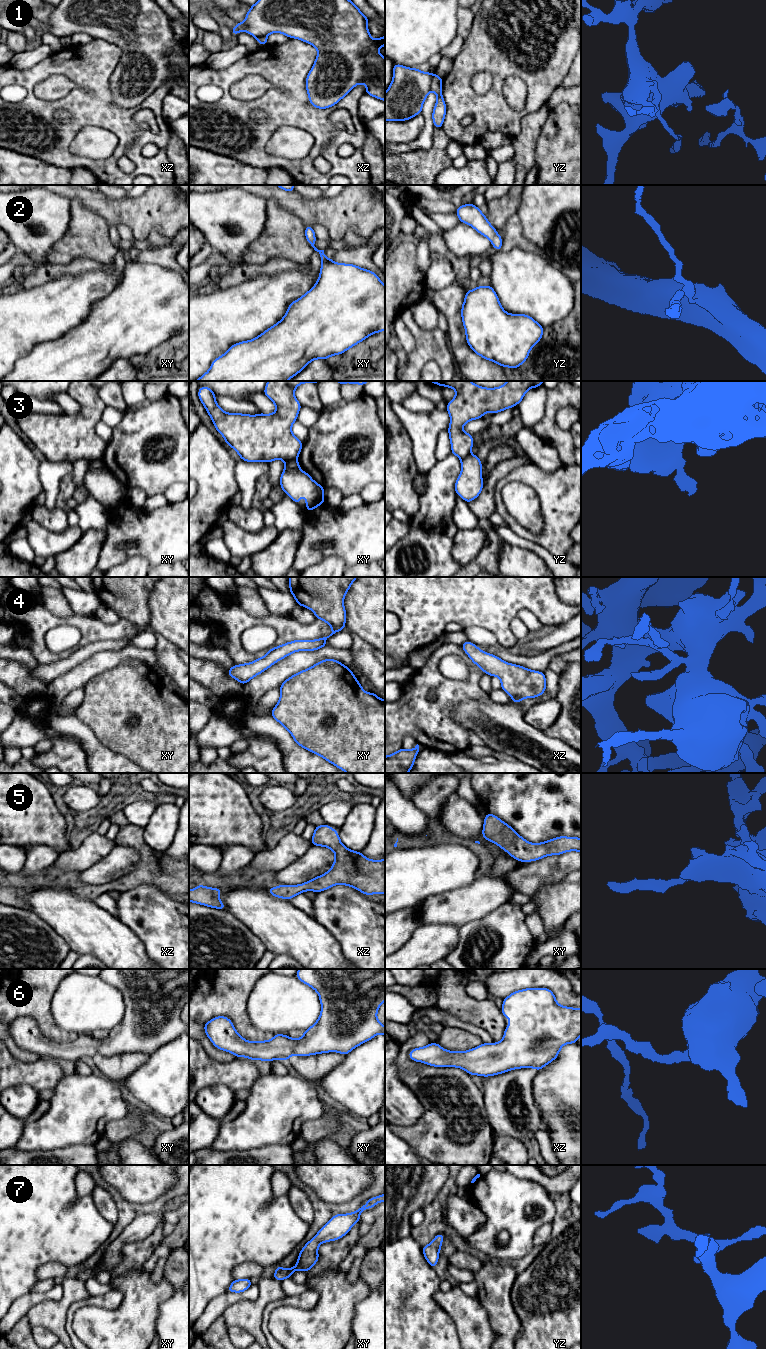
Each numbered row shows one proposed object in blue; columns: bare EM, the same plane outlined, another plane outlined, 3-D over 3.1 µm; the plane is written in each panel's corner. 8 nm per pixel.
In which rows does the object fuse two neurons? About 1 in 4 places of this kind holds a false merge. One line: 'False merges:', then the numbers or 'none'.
False merges: 1, 3

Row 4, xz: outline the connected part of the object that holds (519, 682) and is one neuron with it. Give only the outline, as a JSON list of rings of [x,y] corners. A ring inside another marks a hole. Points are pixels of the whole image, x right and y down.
[[[470,641],[461,644],[465,653],[482,671],[501,680],[501,689],[511,696],[514,703],[522,699],[541,696],[546,691],[543,672],[533,671],[503,661],[496,655],[486,653]]]

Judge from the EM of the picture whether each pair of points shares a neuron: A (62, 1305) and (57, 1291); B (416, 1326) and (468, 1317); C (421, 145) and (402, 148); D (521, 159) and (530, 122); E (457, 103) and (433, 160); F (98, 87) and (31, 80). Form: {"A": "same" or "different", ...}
{"A": "different", "B": "different", "C": "same", "D": "same", "E": "different", "F": "same"}

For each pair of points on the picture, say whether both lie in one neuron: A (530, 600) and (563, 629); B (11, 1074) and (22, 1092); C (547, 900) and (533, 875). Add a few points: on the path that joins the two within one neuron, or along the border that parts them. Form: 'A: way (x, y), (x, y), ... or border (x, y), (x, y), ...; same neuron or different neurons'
A: border (570, 619), (556, 626); different neurons
B: border (10, 1086), (28, 1084), (37, 1090); different neurons
C: border (563, 881), (558, 884), (546, 885), (531, 896); different neurons

